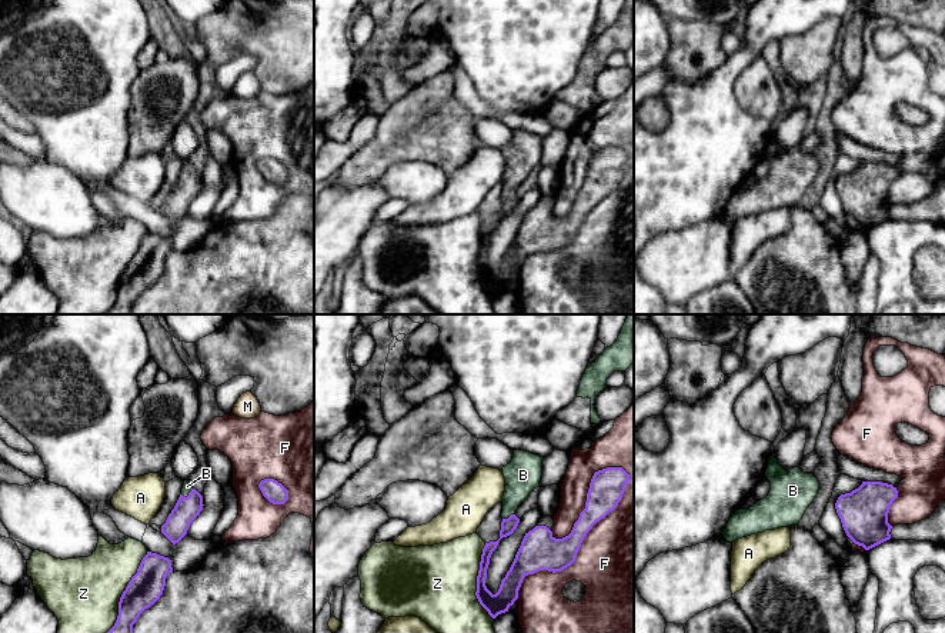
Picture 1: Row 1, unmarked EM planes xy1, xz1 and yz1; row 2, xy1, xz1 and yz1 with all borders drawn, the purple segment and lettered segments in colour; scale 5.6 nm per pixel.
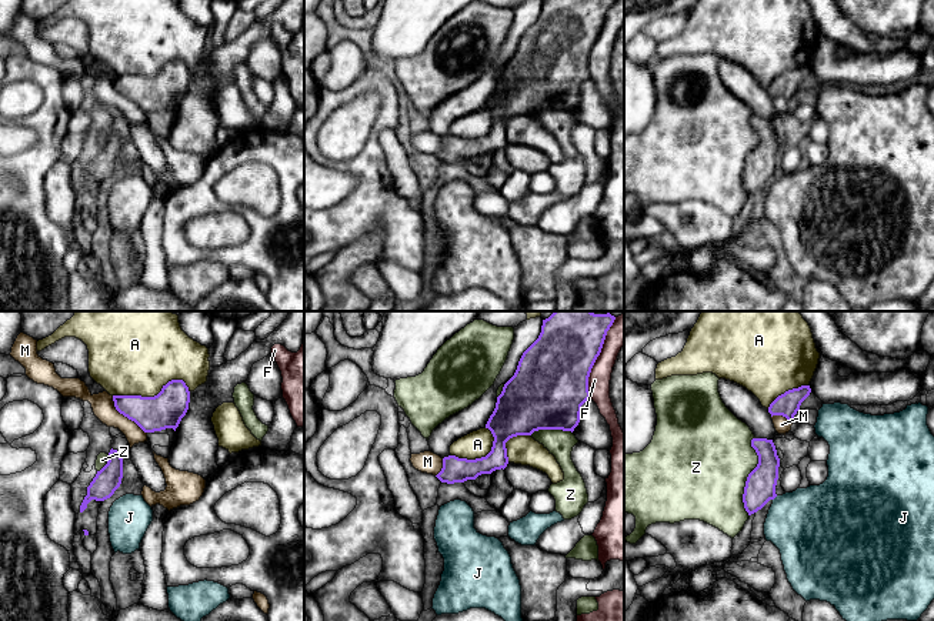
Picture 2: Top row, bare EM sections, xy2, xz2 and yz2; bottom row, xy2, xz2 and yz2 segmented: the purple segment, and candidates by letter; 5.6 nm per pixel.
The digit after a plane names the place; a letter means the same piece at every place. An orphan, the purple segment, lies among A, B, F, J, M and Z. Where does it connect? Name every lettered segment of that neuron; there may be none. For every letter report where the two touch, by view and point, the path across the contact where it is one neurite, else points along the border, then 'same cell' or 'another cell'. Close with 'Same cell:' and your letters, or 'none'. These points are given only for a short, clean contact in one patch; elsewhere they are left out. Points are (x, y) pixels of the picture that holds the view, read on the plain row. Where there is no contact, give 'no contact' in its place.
A: xy2 (150, 77) | another cell
B: xy1 (189, 175) | across xy1 (186, 189), (189, 186), (189, 175), (187, 166) | same cell
F: xz1 (580, 226) | another cell
J: yz2 (774, 177) | another cell
M: xy2 (124, 96) | along xy2 (112, 76), (113, 86), (146, 113) | another cell
Z: xy1 (123, 273) | another cell
Same cell: B

